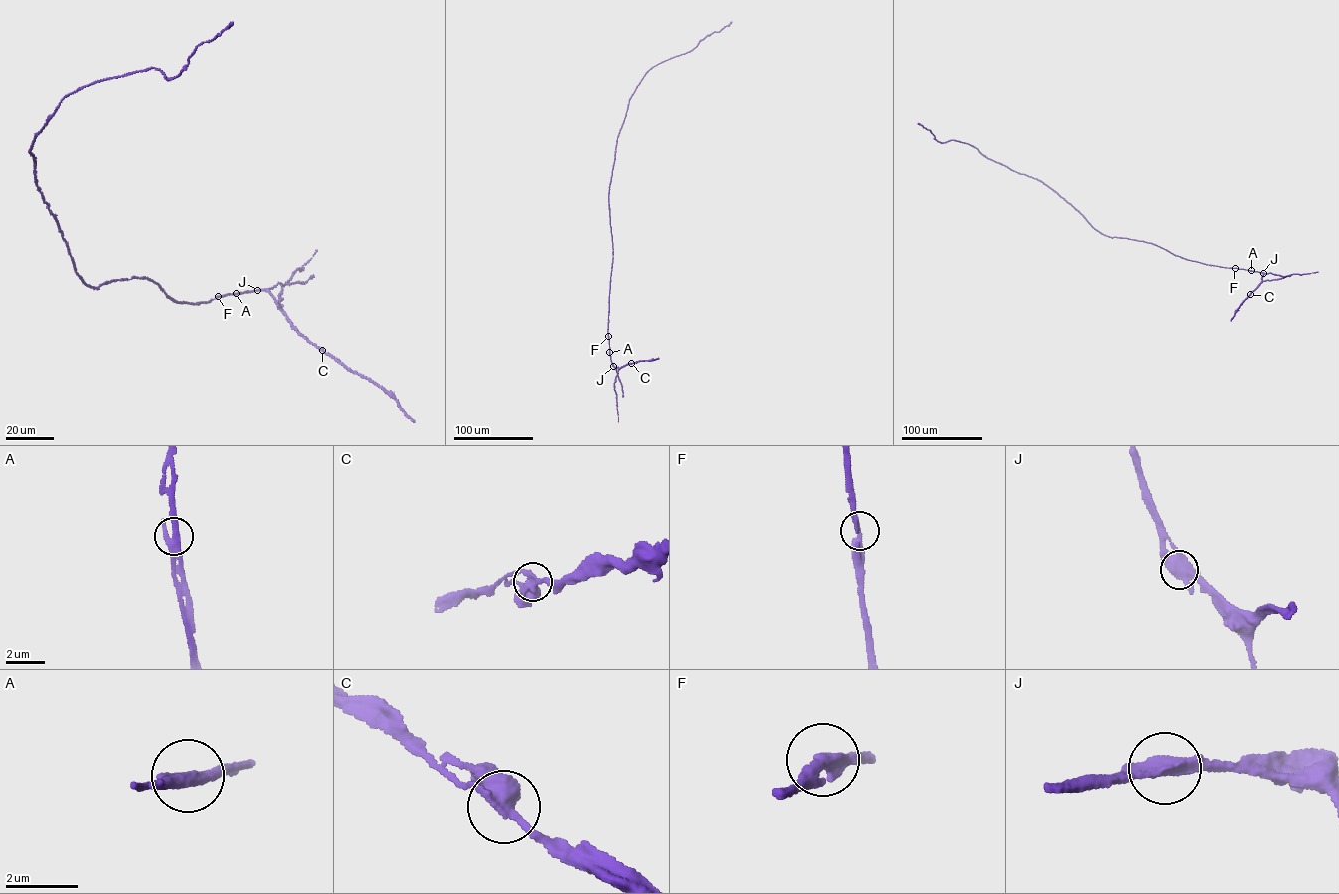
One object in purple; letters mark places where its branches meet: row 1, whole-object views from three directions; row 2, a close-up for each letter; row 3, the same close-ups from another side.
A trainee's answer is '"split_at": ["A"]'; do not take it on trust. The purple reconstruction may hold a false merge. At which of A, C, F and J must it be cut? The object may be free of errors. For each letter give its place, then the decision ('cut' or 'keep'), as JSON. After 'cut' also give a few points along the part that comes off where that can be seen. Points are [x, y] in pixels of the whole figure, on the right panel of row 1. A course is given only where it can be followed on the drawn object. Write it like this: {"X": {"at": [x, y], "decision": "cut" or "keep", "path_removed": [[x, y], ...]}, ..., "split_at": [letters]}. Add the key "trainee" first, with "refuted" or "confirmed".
{"trainee": "refuted", "A": {"at": [1251, 270], "decision": "keep"}, "C": {"at": [1250, 294], "decision": "keep"}, "F": {"at": [1235, 268], "decision": "keep"}, "J": {"at": [1263, 273], "decision": "keep"}, "split_at": []}

